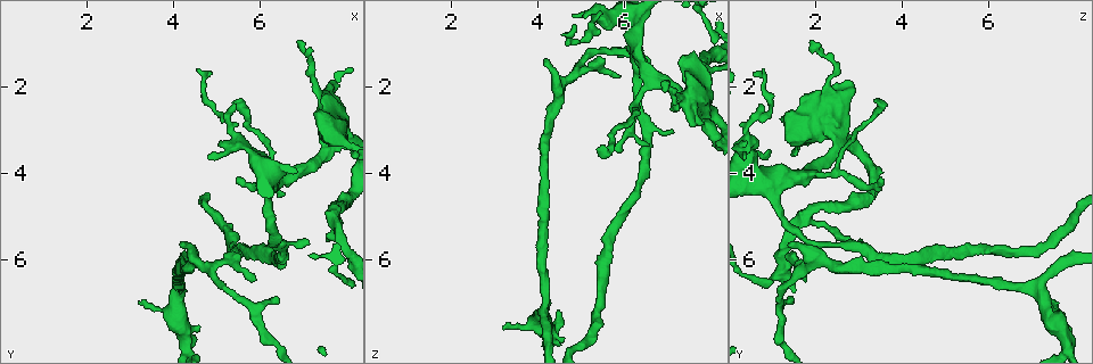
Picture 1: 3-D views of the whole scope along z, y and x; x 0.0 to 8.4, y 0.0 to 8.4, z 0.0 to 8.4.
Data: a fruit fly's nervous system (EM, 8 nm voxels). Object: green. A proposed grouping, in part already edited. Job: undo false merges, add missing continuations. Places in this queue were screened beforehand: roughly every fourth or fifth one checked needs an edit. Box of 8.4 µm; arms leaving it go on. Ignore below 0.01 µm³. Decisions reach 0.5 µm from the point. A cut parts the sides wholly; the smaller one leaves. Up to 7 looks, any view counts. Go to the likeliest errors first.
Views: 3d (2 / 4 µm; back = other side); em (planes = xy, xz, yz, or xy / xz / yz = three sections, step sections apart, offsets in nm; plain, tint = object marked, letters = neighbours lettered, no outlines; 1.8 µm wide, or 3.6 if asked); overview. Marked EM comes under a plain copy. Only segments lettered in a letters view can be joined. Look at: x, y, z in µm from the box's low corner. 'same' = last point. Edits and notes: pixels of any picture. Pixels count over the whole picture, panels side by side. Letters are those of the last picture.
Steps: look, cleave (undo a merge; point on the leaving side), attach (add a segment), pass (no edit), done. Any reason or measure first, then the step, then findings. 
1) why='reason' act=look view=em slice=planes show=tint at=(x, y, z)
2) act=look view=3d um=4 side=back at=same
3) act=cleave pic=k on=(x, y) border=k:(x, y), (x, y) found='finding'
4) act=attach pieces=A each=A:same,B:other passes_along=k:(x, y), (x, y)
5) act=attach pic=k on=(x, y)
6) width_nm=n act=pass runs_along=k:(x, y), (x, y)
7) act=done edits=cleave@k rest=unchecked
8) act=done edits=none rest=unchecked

why='sharp bend' act=look view=3d um=4 at=(6.80, 4.05, 1.80)

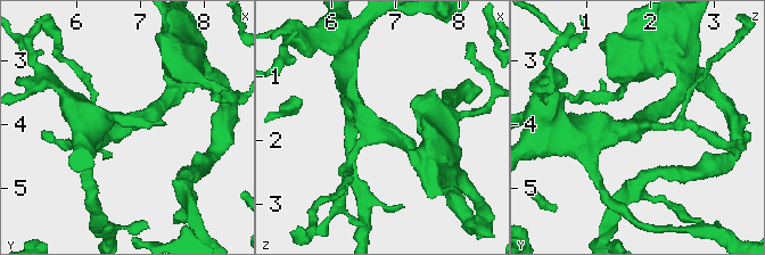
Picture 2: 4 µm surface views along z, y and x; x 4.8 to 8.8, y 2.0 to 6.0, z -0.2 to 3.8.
arms=3 act=look view=em slice=planes show=letters at=(6.80, 4.05, 1.80)

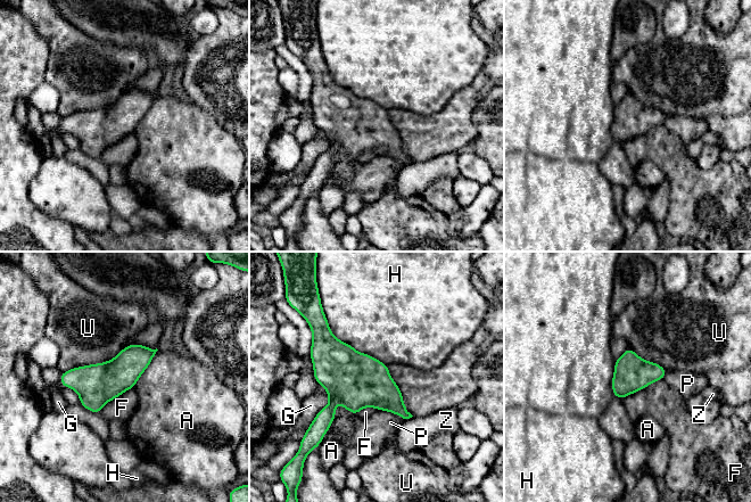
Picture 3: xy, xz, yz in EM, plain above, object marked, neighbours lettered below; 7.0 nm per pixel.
act=pass each=A:other,F:other,G:other,H:other,P:other,U:other,Z:other border=3:(663, 378), (652, 381), (621, 398) found='continuous, no second cell'

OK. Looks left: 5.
why='branch stops here' act=look view=3d um=4 side=back at=(5.80, 6.50, 1.75)

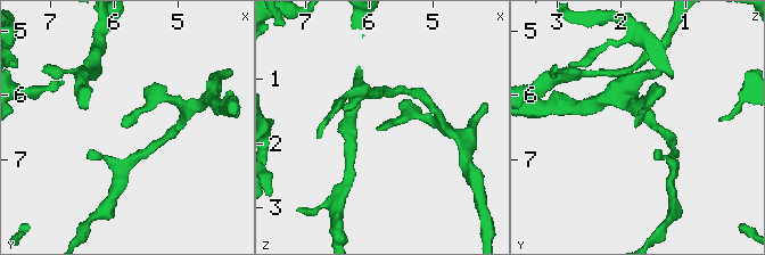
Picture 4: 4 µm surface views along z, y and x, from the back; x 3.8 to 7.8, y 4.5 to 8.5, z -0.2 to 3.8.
why='now the EM' act=look view=em slice=planes show=letters at=(5.85, 6.50, 1.80)

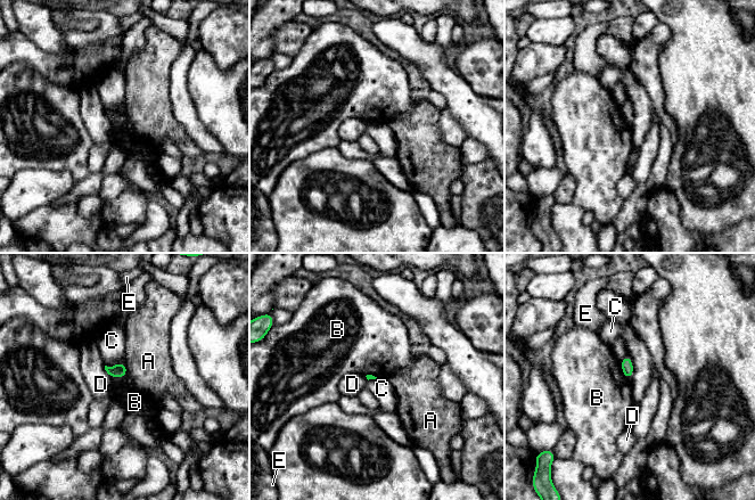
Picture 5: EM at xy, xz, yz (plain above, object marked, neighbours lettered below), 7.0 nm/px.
act=pass each=A:other,B:other,C:other,D:other,E:other found='none of them fits'

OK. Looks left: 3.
why='sudden change in width' act=look view=3d um=2 at=(7.25, 1.80, 2.40)

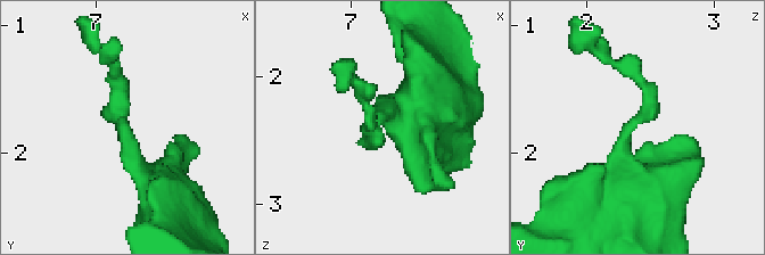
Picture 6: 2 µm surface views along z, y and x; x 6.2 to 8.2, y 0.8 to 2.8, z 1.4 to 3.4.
act=look view=em slice=planes show=tint at=(7.22, 1.74, 2.38)

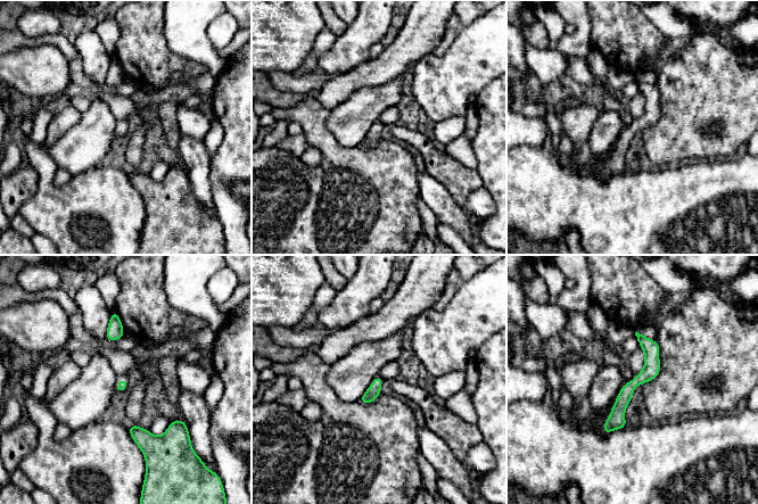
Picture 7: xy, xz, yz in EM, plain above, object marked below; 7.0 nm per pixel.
why='what lies round it' act=look view=em slice=planes show=letters at=same

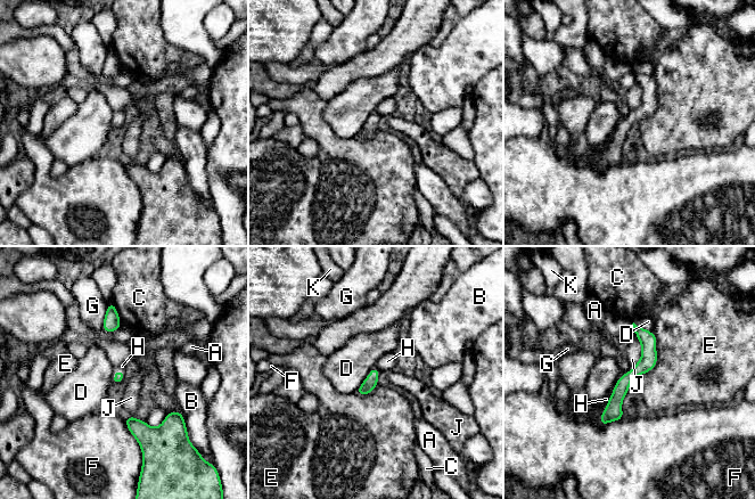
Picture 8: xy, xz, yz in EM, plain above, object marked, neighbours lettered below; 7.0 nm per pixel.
act=pass each=A:other,B:other,C:other,D:other,E:other,F:other,G:other,H:other,J:other,K:other found='continuous, no second cell'

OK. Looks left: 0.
act=done edits=none rest=unchecked

